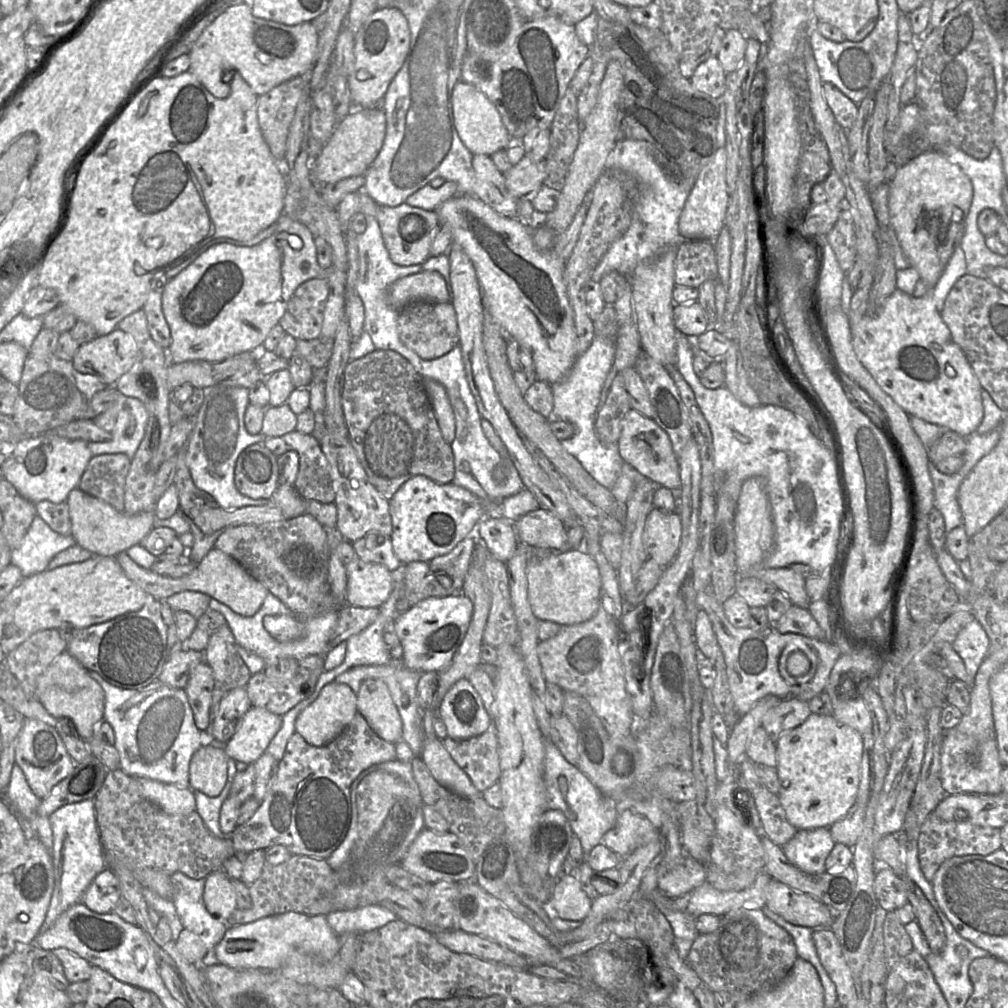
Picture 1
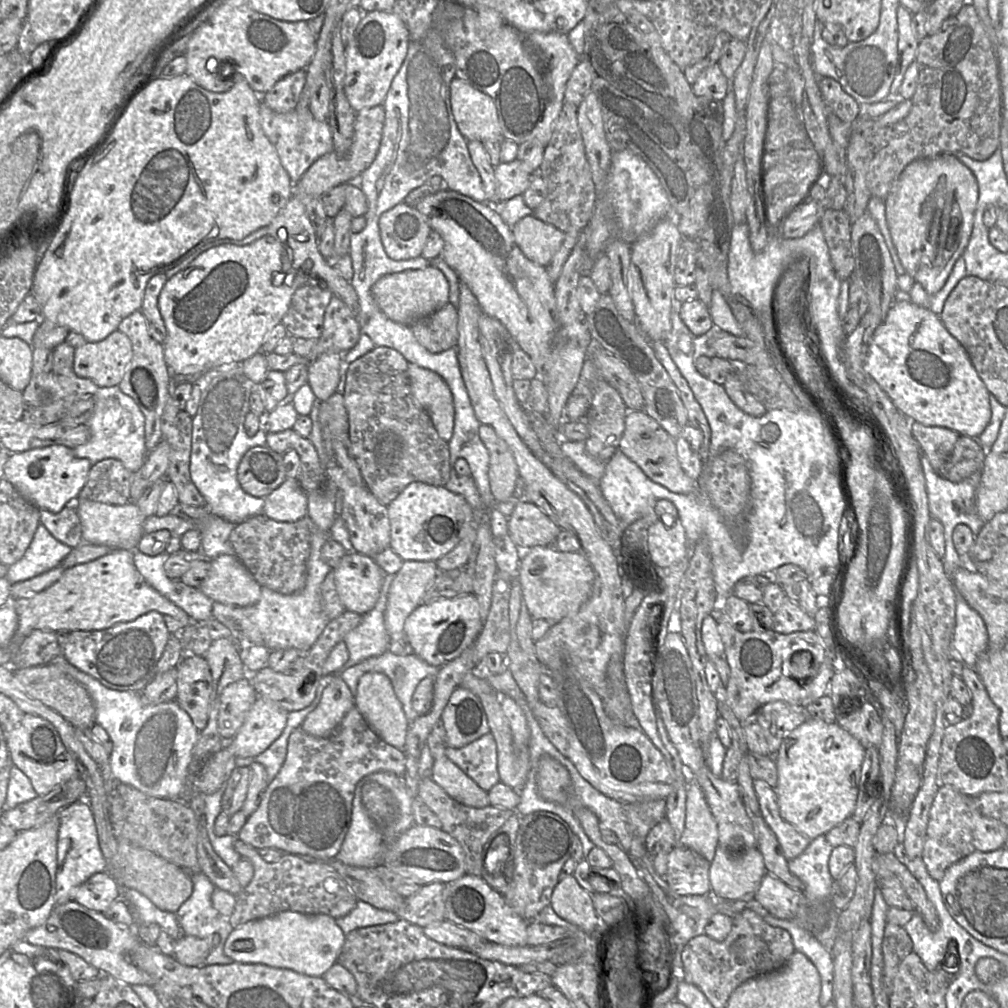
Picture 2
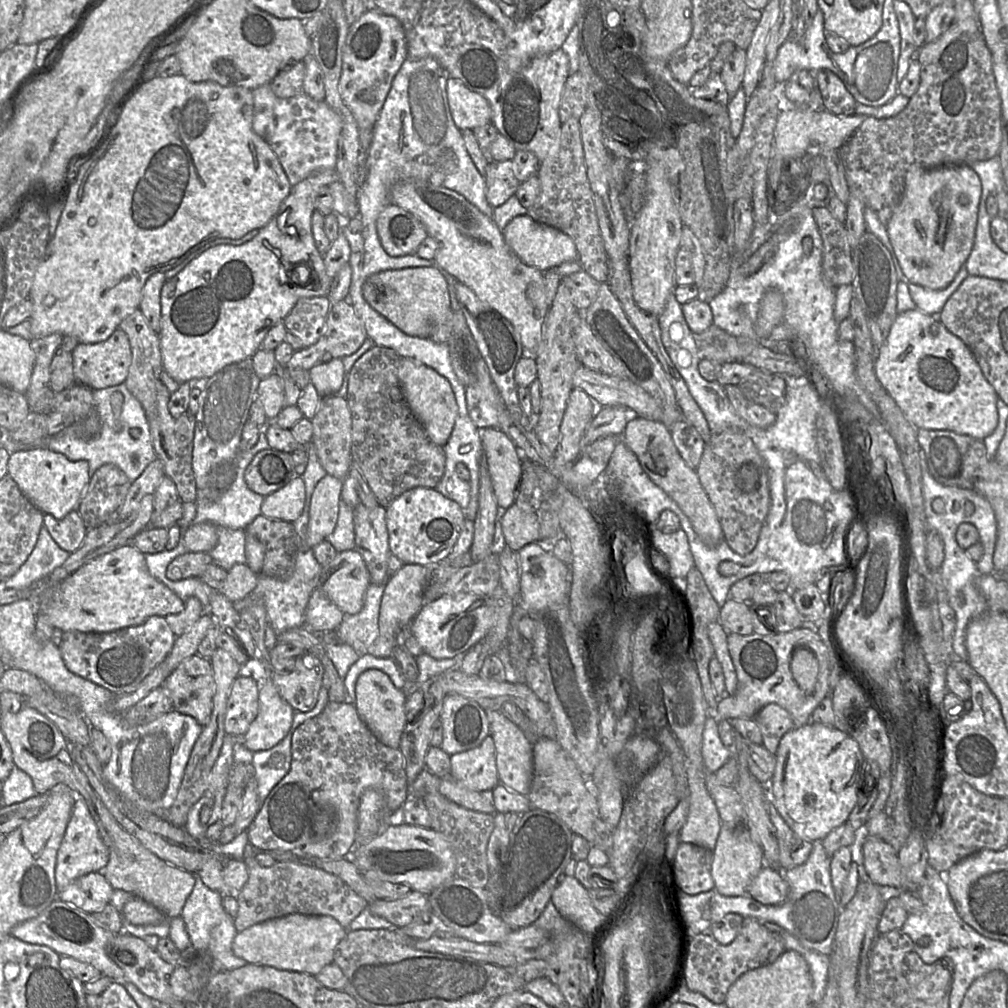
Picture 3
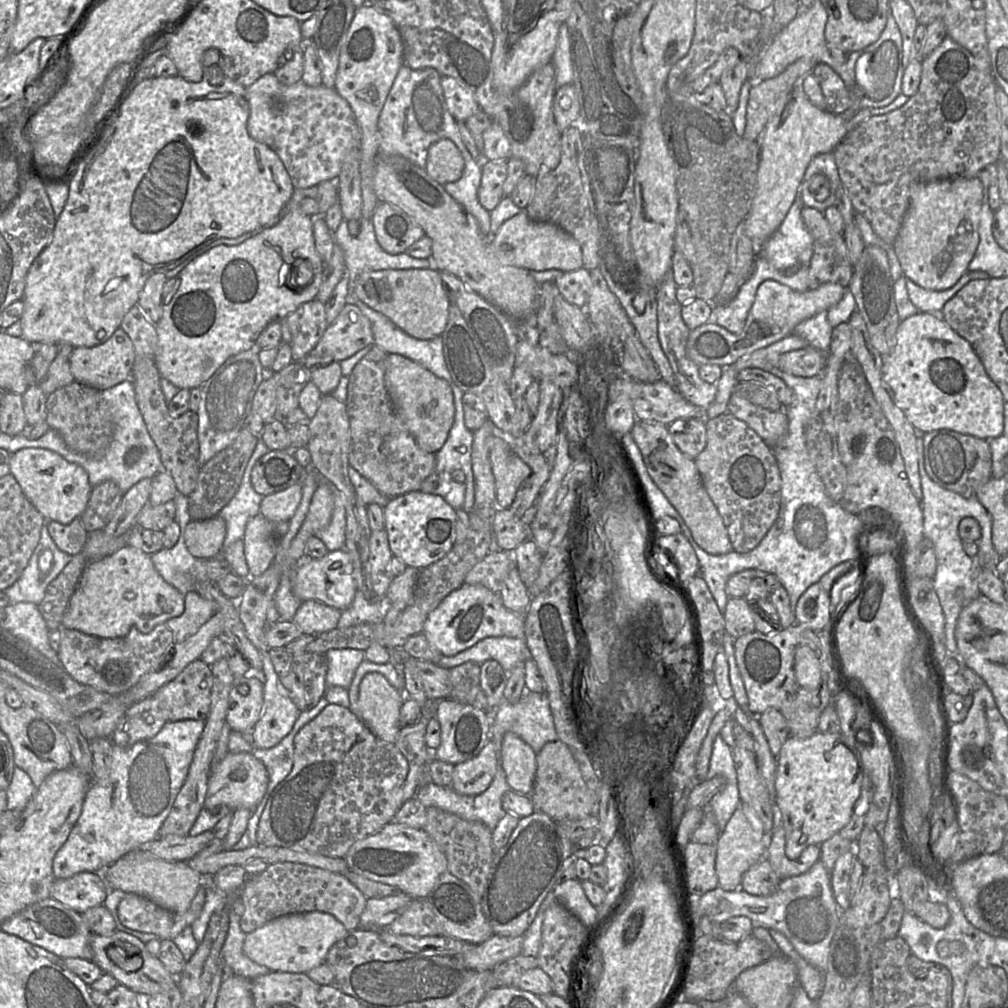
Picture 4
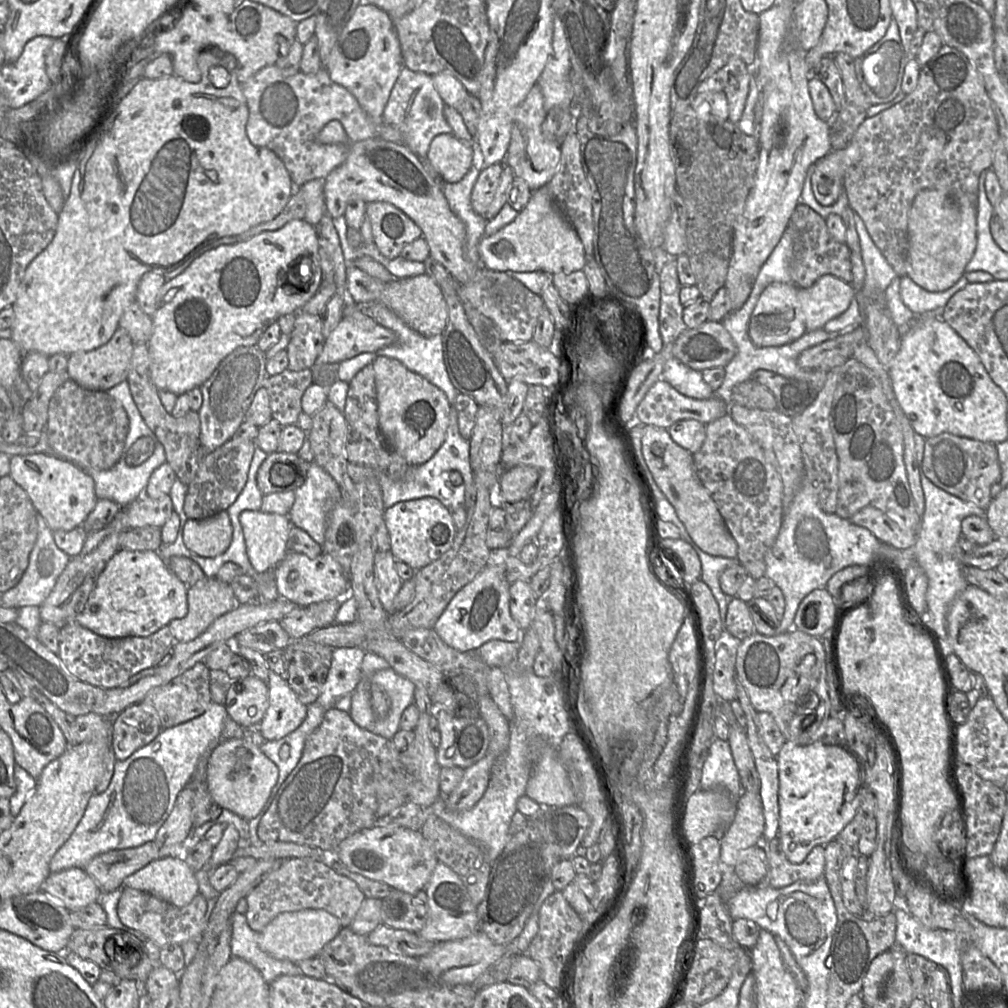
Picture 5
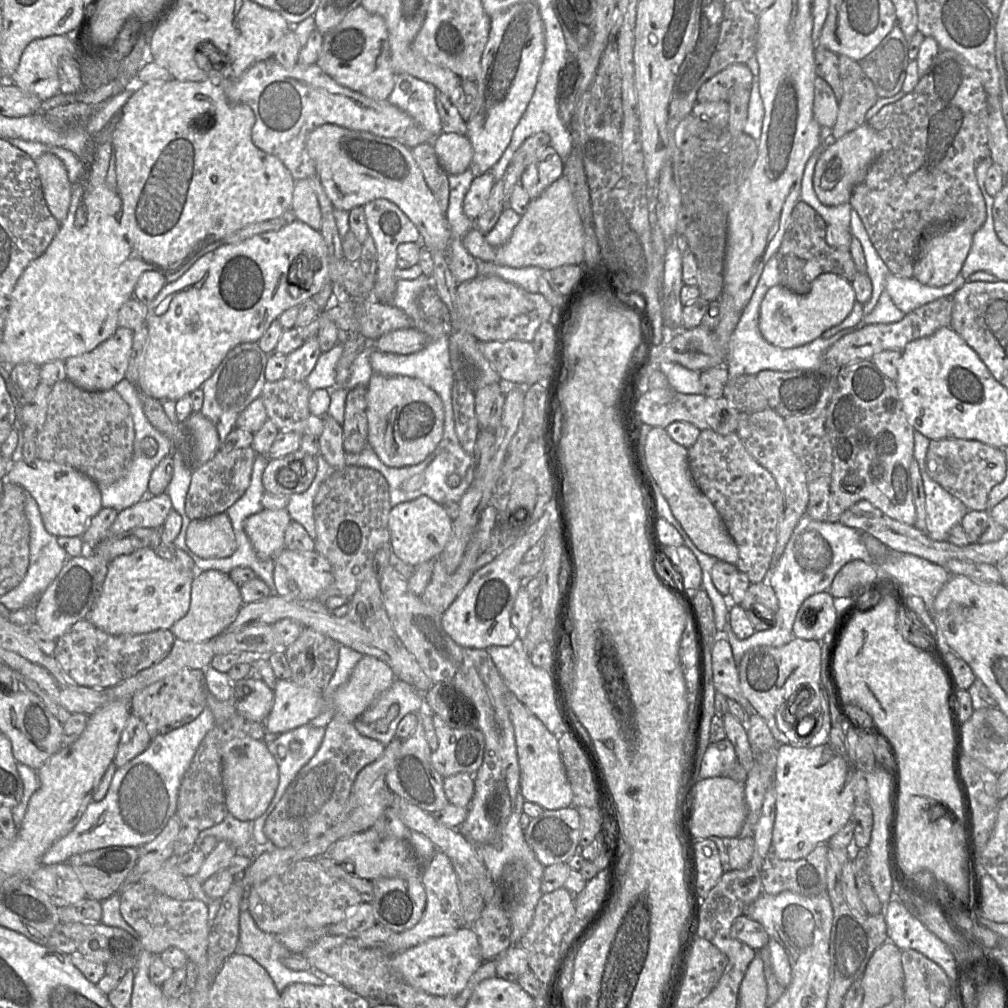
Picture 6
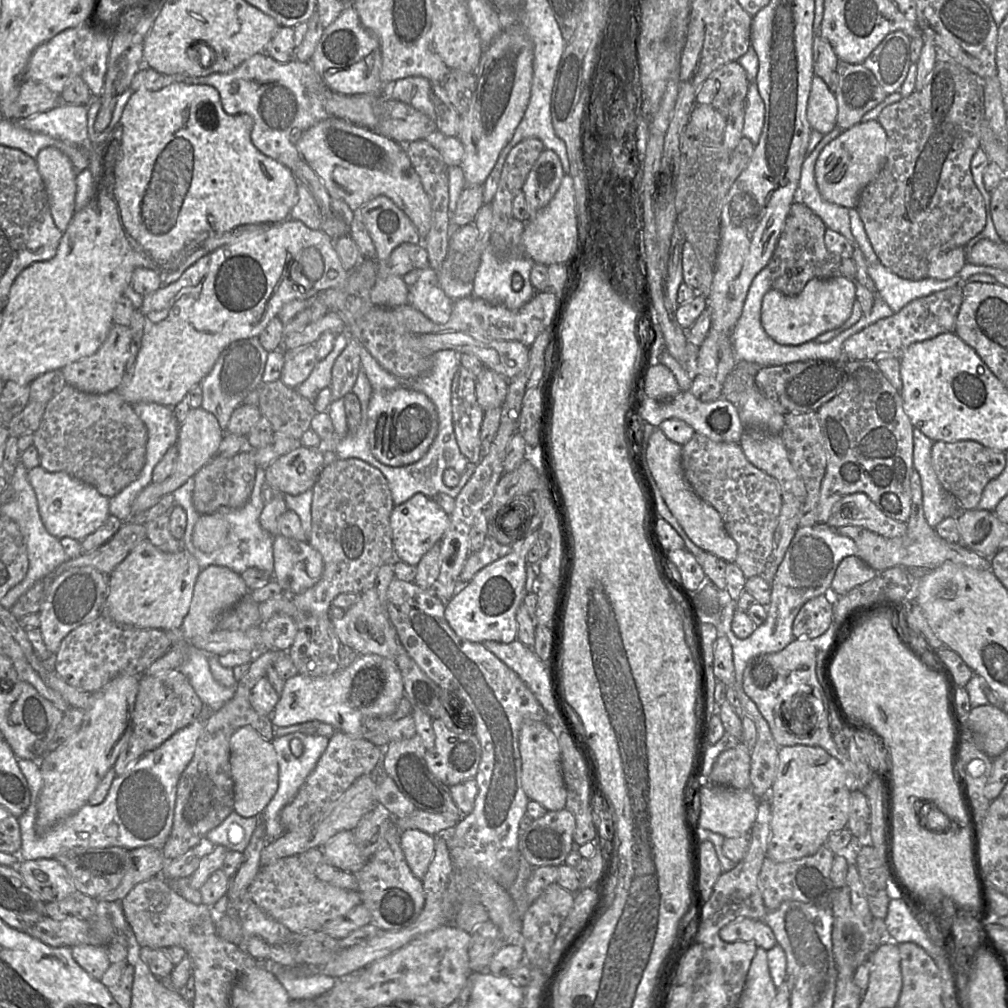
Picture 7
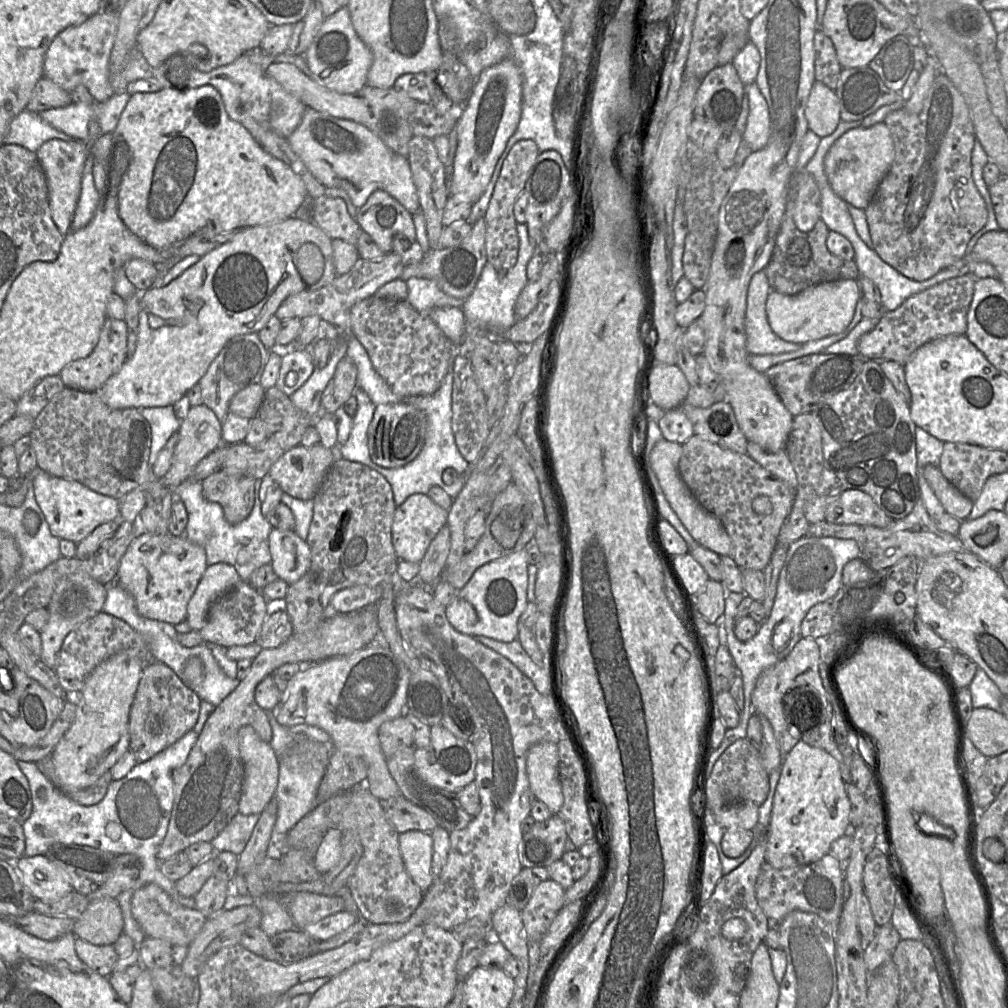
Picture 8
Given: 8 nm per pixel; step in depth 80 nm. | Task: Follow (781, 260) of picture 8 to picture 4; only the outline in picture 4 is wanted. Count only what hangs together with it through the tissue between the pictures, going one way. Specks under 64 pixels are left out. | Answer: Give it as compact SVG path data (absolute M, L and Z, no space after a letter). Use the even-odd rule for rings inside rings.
M803 207L801 217L813 240L813 254L808 270L808 290L824 283L848 288L853 266L842 234L834 232L825 215L815 208Z

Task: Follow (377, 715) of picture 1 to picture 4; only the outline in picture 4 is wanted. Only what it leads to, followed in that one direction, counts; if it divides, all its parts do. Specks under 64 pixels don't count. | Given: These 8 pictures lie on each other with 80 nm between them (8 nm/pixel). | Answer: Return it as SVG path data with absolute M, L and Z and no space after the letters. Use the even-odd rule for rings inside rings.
M367 673L359 685L360 719L381 740L394 743L401 726L404 695L380 673Z

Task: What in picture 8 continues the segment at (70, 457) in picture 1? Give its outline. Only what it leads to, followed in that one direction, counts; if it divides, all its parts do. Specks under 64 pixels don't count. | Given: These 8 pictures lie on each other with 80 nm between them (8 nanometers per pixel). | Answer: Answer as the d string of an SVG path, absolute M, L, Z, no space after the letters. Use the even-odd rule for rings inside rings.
M40 469L33 478L33 487L50 532L59 539L78 544L99 525L120 520L120 500L99 494L78 481L56 477Z

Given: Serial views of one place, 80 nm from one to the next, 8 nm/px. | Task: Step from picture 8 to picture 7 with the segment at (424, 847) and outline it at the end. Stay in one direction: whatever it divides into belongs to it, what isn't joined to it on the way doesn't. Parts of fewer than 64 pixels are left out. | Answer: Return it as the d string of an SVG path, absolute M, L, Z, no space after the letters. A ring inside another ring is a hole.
M409 829L400 834L400 844L412 873L423 880L434 855L435 836Z

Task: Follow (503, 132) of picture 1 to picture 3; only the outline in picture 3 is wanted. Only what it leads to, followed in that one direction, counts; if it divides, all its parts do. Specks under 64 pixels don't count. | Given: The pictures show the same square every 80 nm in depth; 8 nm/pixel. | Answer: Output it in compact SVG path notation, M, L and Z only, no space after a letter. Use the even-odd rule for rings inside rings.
M454 77L447 80L446 91L453 121L460 130L473 130L491 123L491 108L482 95Z

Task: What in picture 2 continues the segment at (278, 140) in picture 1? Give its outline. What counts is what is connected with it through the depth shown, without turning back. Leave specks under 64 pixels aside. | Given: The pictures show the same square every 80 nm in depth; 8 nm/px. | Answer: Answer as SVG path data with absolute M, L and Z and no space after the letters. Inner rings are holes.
M305 69L288 74L261 96L261 101L275 112L289 112L296 108L305 81Z

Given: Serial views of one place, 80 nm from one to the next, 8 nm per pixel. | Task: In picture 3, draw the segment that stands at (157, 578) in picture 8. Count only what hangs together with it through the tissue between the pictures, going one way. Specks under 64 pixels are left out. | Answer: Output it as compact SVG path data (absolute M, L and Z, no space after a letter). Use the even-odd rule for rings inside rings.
M127 544L89 561L57 585L46 615L63 632L108 633L143 624L151 616L184 611L184 602L148 571L145 555Z

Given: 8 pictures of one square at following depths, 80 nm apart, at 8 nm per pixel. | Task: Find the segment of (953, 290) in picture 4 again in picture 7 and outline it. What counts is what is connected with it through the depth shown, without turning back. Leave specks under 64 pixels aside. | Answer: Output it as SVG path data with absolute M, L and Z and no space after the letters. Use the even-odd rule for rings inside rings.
M880 262L867 264L867 272L876 285L878 295L894 314L915 299L964 283L959 275L943 281L928 277L911 281L899 277Z

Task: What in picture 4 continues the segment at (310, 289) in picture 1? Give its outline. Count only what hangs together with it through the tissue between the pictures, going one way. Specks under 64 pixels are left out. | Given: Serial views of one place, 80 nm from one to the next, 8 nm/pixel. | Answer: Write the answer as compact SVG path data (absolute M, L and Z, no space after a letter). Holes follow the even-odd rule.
M317 299L302 304L285 320L292 334L293 362L299 362L316 347L329 325L325 304Z

